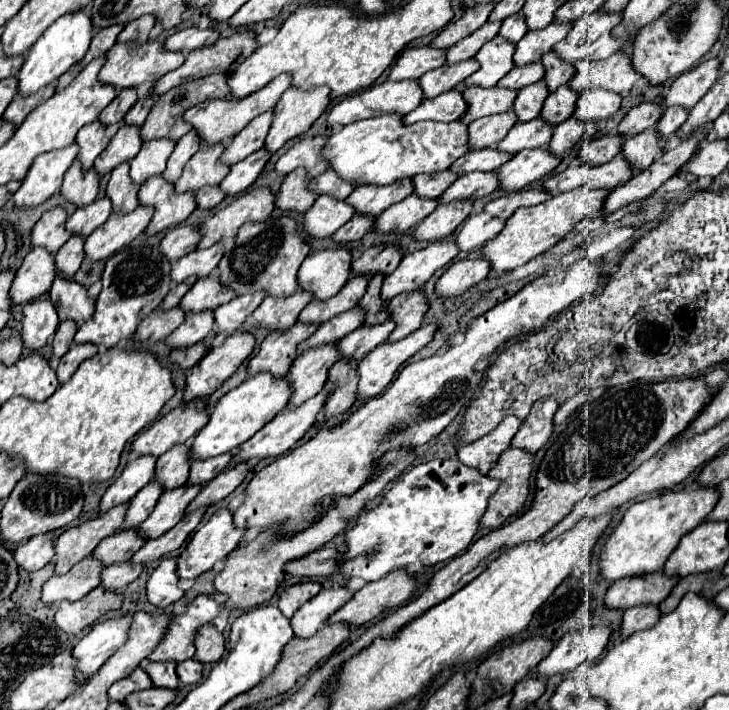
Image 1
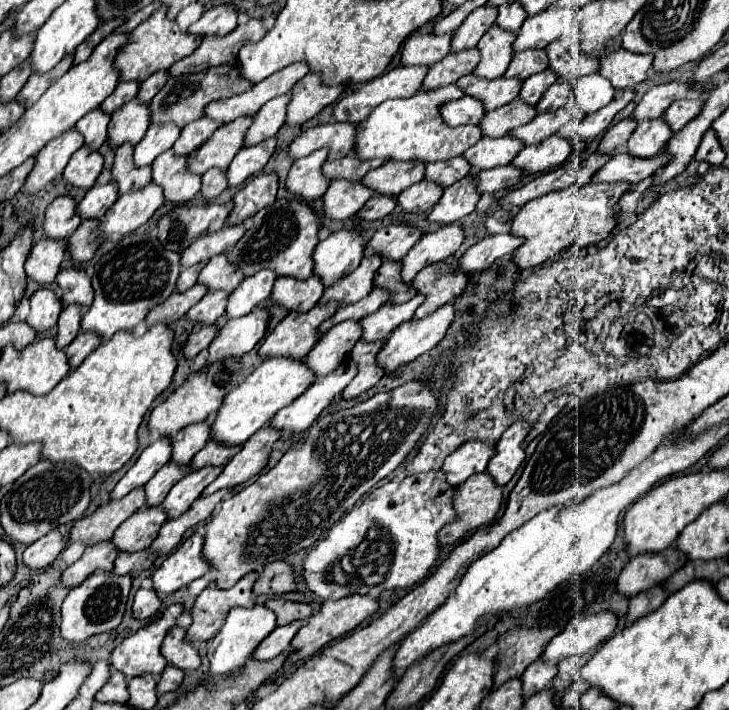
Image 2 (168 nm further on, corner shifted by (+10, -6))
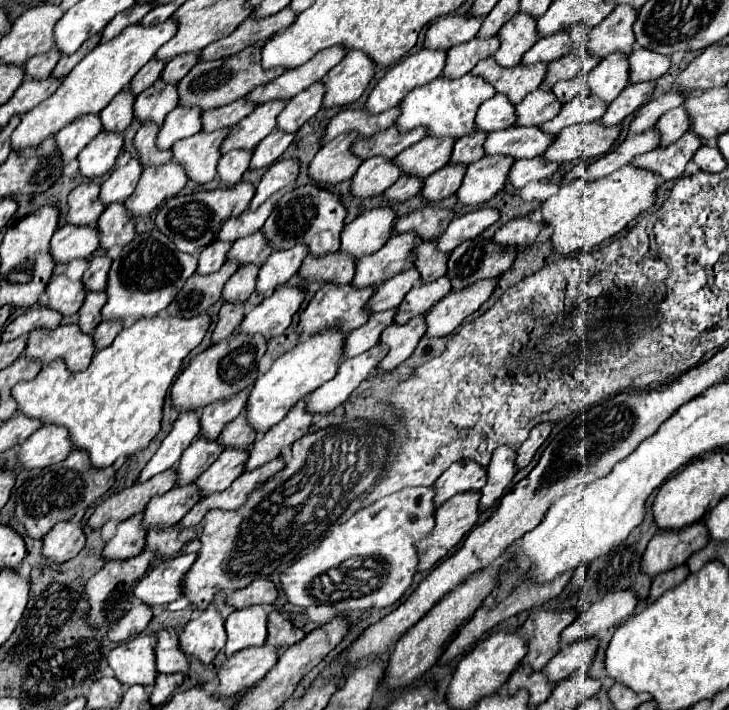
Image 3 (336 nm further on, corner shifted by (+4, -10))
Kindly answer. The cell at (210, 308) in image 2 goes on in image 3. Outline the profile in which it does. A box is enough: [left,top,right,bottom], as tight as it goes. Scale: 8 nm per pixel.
[223,264,259,300]

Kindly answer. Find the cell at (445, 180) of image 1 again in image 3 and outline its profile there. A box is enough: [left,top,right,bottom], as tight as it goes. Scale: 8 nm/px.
[451,128,485,164]

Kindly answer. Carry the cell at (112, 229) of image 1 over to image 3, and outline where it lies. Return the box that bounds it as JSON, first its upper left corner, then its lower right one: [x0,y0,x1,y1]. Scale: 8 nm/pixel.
[125,160,189,218]

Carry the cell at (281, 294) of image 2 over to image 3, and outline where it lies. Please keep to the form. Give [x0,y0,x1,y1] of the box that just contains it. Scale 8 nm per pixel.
[299,252,355,284]

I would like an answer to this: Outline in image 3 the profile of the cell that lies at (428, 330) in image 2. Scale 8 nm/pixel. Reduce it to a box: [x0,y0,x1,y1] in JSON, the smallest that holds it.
[427,278,497,336]

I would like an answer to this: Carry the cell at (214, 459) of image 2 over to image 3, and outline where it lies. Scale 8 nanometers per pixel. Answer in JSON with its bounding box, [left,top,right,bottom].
[219,414,255,450]

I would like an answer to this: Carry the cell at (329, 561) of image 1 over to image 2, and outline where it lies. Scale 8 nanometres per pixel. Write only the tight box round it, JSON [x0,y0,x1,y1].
[253,560,297,594]

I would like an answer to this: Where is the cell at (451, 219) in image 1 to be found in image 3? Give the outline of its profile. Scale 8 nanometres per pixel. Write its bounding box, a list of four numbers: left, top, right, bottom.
[457,156,513,206]

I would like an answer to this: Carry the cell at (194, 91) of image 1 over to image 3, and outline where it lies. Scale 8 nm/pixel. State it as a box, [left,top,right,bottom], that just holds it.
[179,40,283,110]

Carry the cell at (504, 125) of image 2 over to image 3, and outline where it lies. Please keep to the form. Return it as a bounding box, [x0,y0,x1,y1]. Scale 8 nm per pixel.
[515,90,561,126]

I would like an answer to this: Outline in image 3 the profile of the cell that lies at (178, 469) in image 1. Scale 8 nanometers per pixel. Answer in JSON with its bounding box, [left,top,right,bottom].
[201,388,251,438]

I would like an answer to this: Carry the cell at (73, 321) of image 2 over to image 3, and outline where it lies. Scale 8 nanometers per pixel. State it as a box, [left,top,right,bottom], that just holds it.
[79,292,107,332]

